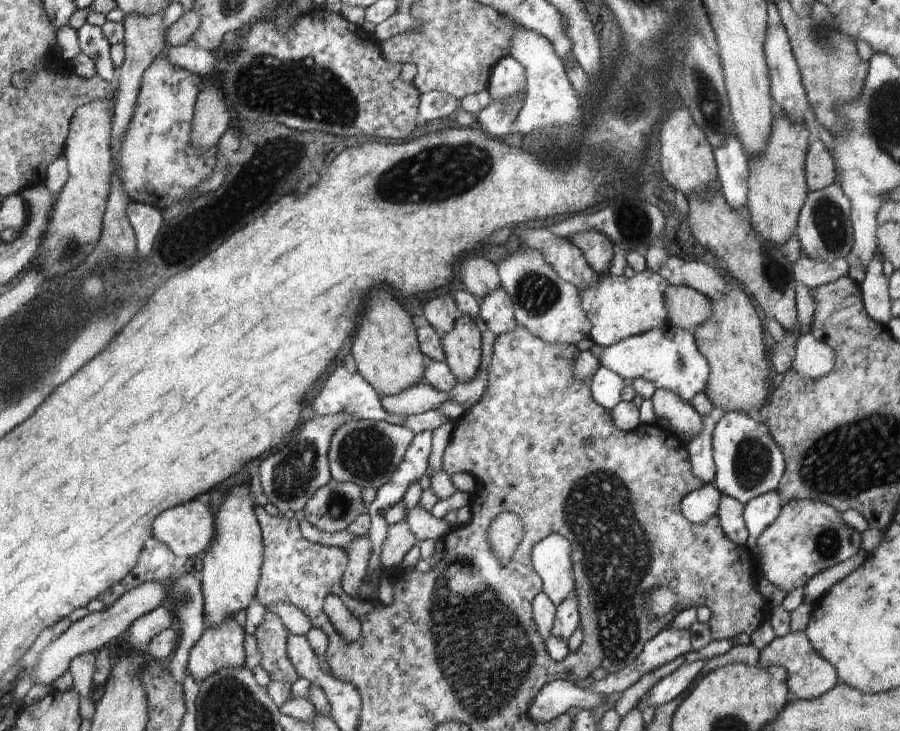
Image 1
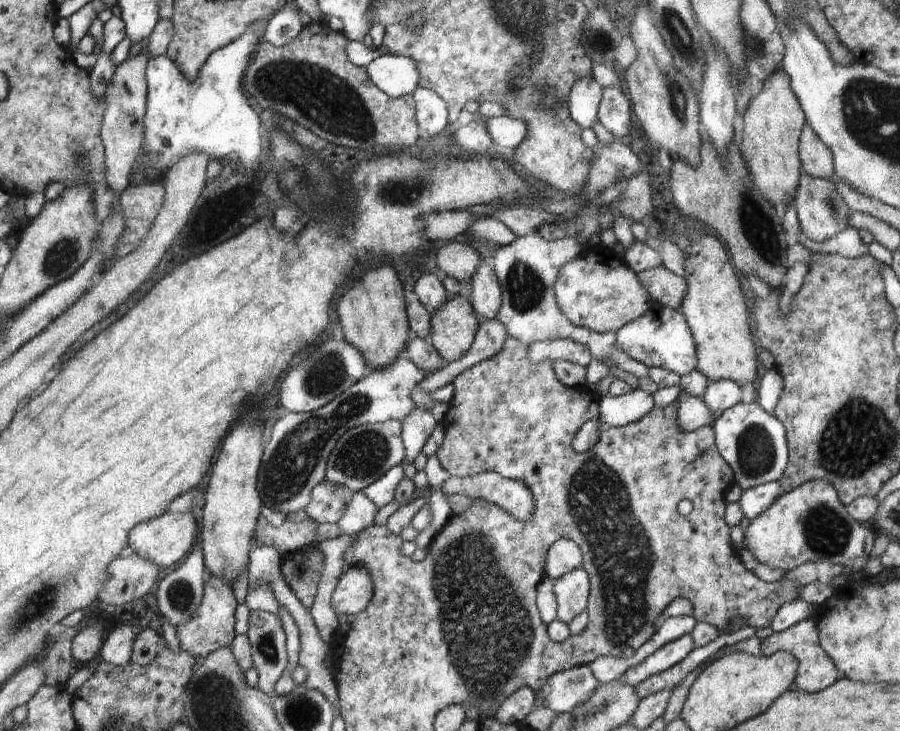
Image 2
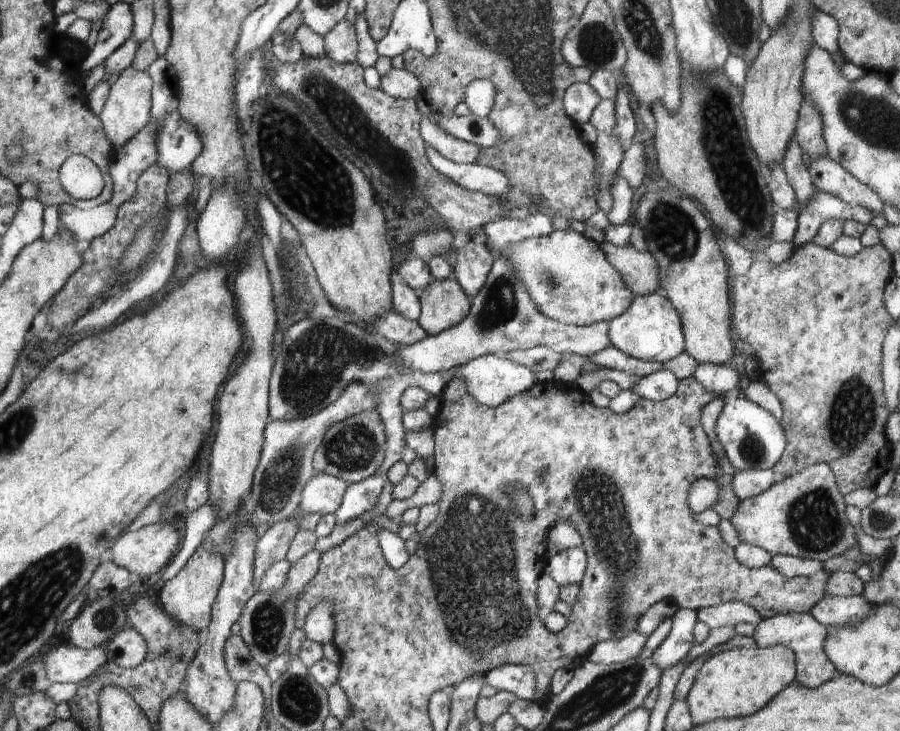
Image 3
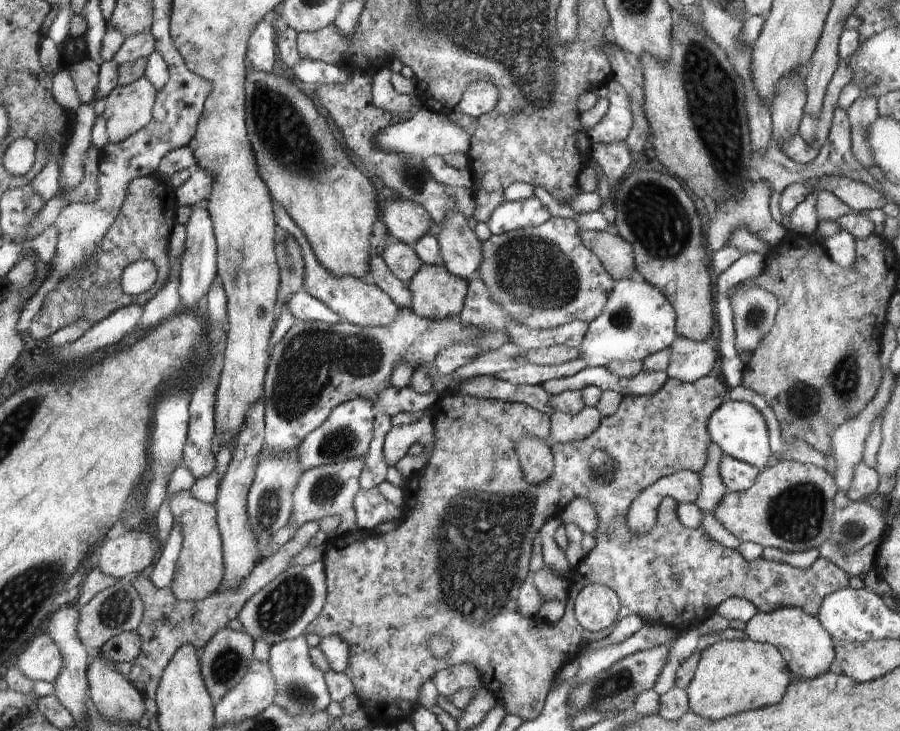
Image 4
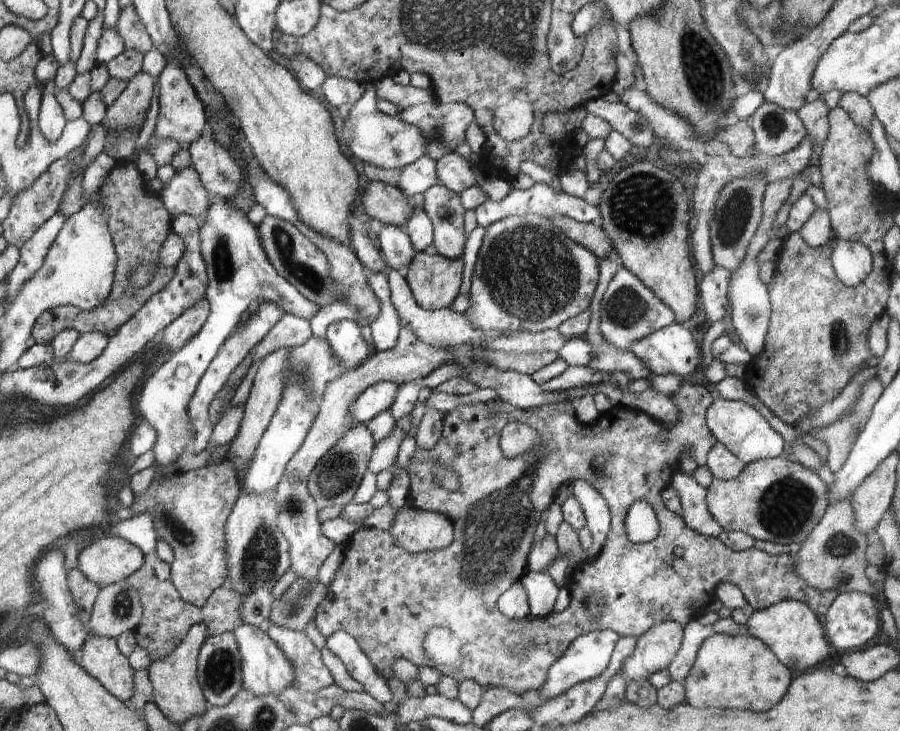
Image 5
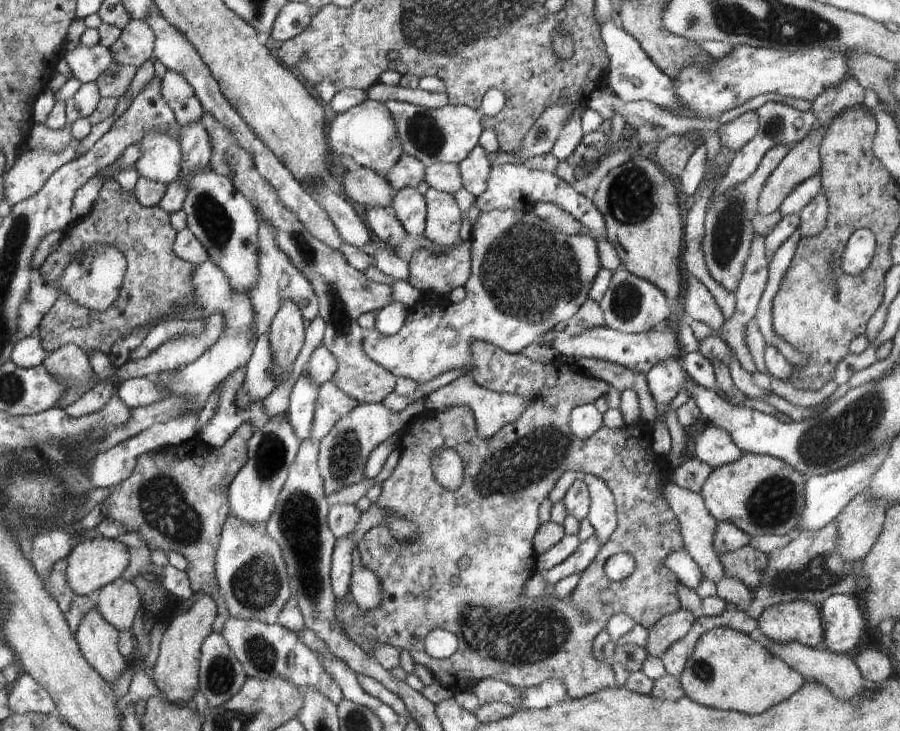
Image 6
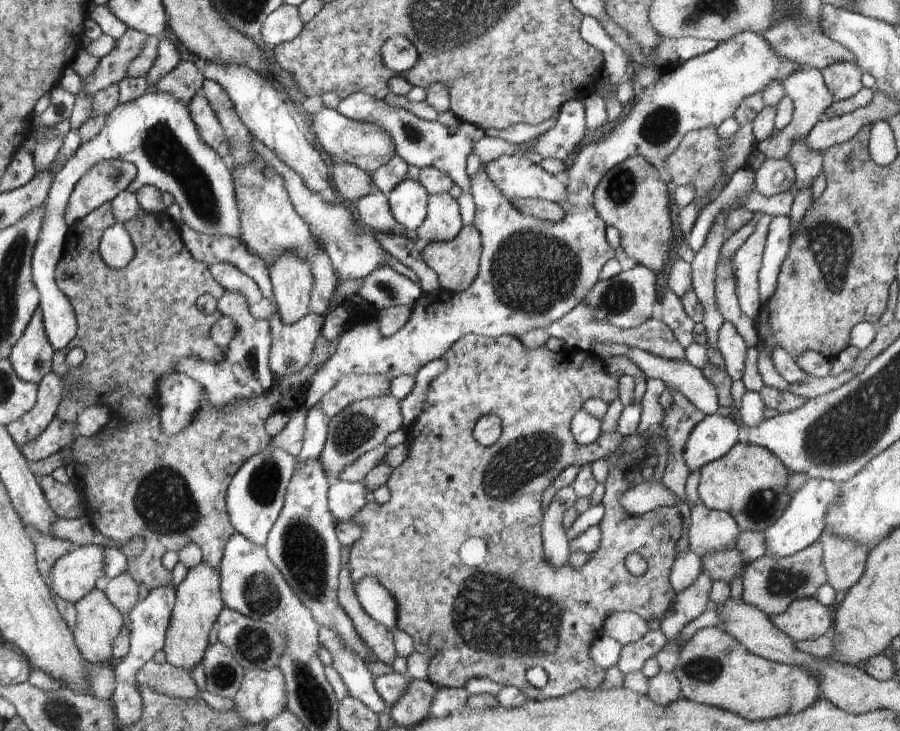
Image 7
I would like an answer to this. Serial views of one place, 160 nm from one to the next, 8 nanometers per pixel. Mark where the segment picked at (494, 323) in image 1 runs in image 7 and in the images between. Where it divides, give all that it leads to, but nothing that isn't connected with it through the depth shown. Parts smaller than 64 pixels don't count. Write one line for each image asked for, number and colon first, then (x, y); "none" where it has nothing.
2: (486, 293)
3: (474, 261)
4: (461, 252)
5: (443, 207)
6: (444, 219)
7: (443, 222)

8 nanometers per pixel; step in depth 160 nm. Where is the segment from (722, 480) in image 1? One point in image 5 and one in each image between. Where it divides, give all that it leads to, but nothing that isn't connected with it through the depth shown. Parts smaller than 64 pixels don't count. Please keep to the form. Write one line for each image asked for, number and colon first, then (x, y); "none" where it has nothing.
2: (752, 442)
3: (751, 437)
4: (741, 431)
5: (744, 431)

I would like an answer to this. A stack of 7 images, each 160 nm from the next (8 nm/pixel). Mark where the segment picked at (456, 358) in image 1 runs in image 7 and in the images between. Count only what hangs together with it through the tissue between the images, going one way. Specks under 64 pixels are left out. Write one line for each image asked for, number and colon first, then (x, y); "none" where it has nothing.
2: (453, 328)
3: (444, 304)
4: (437, 294)
5: (434, 280)
6: (438, 274)
7: (456, 263)

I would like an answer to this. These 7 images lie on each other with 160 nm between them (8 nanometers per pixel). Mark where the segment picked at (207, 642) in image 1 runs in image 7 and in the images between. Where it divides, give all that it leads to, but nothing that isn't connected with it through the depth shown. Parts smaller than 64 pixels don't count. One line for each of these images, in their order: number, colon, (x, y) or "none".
2: (212, 628)
3: (188, 598)
4: (200, 567)
5: (190, 509)
6: (176, 499)
7: (135, 323)

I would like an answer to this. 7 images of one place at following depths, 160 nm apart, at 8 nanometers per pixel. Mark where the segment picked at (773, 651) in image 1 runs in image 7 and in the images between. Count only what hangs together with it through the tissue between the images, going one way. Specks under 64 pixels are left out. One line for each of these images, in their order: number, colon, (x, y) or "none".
2: (815, 671)
3: (800, 632)
4: (807, 647)
5: (791, 629)
6: (797, 621)
7: (805, 619)

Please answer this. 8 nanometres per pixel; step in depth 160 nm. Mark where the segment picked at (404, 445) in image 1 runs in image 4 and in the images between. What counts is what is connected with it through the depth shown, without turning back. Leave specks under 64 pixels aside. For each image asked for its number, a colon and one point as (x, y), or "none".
2: (363, 454)
3: (353, 449)
4: (346, 434)

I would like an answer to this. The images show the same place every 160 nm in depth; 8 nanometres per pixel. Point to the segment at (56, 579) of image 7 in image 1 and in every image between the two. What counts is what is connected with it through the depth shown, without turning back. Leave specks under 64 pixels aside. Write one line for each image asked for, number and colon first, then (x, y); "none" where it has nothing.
1: (186, 530)
2: (166, 539)
3: (145, 551)
4: (133, 552)
5: (109, 560)
6: (94, 562)

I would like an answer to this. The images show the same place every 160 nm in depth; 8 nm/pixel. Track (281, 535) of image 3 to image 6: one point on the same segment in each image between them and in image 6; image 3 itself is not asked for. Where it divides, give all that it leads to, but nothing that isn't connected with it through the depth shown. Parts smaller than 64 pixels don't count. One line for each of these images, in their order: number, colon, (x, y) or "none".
4: (329, 490)
5: (333, 482)
6: (343, 452)

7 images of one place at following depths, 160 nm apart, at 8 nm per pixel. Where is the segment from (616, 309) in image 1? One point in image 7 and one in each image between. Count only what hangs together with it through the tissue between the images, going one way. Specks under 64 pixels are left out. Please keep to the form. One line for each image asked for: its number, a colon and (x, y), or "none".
2: (596, 289)
3: (570, 280)
4: (544, 277)
5: (529, 276)
6: (527, 278)
7: (531, 273)

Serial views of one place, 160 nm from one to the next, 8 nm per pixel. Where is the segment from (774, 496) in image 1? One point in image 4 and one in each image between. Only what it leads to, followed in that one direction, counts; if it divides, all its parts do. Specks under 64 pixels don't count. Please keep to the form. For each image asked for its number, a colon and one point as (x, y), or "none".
2: (753, 502)
3: (746, 484)
4: (737, 476)

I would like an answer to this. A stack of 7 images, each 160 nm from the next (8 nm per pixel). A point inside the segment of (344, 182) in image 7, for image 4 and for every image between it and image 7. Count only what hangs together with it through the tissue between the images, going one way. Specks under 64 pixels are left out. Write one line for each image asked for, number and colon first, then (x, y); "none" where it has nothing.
4: (407, 221)
5: (389, 204)
6: (364, 186)

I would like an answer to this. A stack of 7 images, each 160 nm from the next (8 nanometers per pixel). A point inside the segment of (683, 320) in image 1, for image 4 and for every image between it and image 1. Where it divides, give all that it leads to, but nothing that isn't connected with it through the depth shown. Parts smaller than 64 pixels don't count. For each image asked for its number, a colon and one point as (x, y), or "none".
2: (668, 289)
3: (639, 270)
4: (616, 255)

